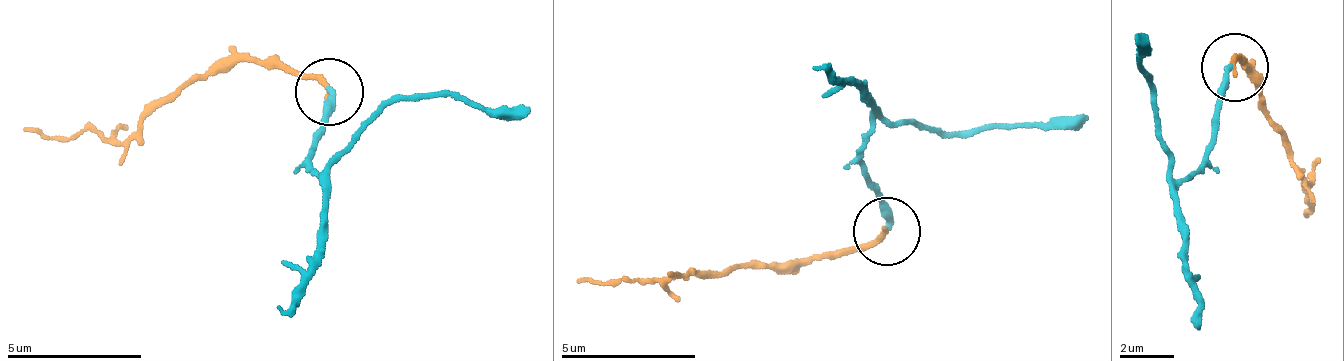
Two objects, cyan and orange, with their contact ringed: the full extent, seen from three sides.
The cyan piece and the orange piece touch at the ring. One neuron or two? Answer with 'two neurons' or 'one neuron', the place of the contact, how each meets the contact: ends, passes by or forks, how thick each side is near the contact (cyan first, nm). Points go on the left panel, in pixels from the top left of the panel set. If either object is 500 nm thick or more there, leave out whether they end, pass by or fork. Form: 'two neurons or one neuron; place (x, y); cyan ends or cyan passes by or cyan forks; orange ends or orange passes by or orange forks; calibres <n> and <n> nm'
one neuron; place (329, 92); cyan ends; orange ends; calibres 240 and 200 nm

